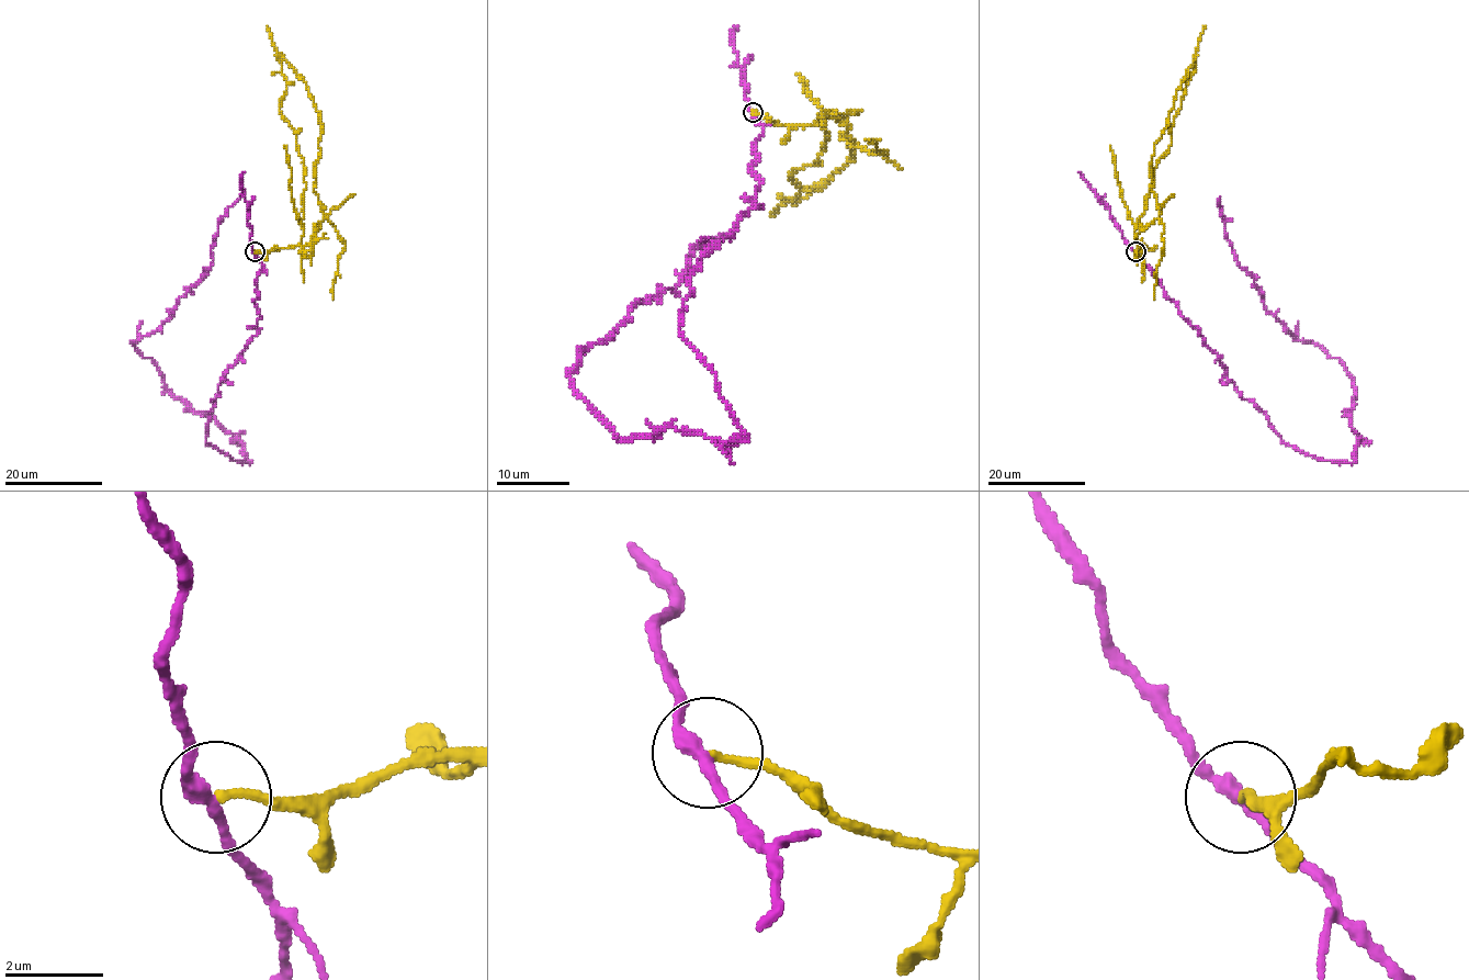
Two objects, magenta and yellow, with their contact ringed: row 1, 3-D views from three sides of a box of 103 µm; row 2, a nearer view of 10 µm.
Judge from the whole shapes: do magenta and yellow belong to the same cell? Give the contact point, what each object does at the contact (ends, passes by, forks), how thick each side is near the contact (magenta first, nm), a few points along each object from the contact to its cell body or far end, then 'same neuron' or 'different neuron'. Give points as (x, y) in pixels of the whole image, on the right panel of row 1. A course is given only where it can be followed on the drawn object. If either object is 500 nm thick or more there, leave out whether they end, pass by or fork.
place (1136, 251); magenta passes by; yellow ends; calibres 260 and 160 nm; course magenta (1134, 252), (1280, 439), (1354, 462), (1346, 367), (1265, 308), (1224, 233), (1220, 198); course yellow (1134, 252), (1144, 247), (1134, 224), (1154, 167), (1171, 145), (1171, 126), (1205, 26); different neuron

